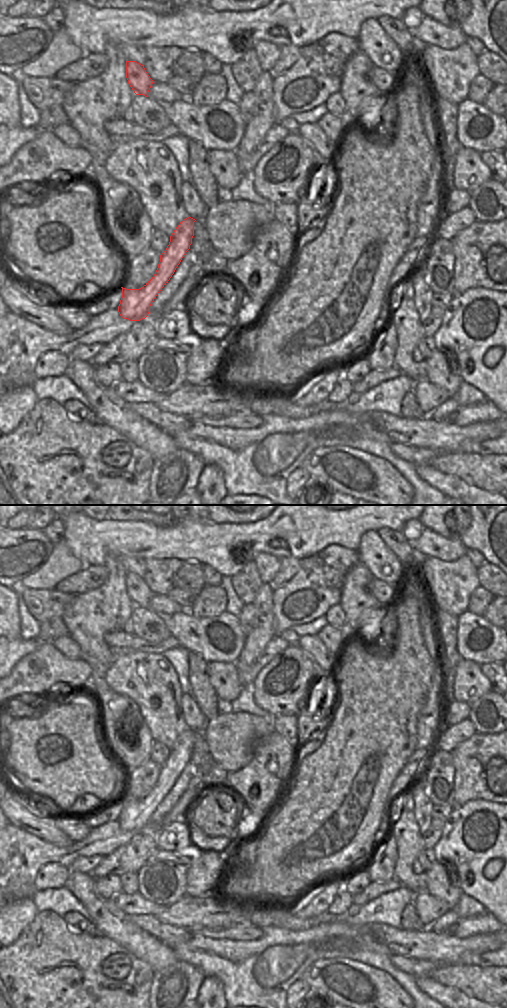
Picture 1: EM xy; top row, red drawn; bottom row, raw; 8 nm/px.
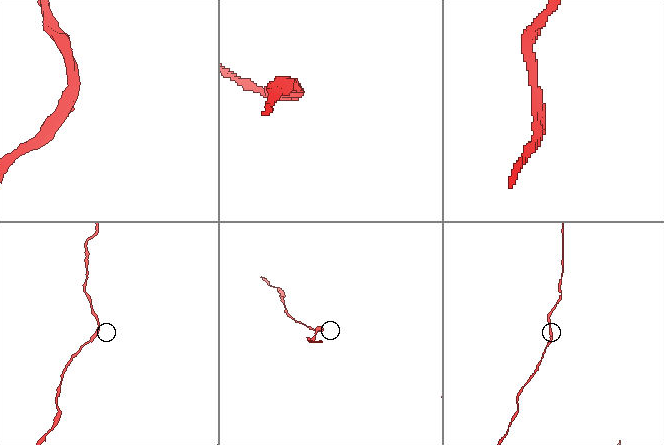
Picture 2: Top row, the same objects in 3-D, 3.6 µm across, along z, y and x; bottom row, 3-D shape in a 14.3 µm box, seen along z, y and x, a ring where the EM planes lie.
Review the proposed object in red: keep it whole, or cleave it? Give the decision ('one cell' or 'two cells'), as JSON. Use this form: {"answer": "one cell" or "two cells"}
{"answer": "two cells"}

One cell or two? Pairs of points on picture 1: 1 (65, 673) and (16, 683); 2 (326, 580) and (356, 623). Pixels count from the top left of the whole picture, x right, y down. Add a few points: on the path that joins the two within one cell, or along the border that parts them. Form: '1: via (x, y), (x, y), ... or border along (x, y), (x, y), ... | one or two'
1: via (53, 673), (41, 673), (28, 679) | one
2: border along (346, 576), (338, 603) | two

